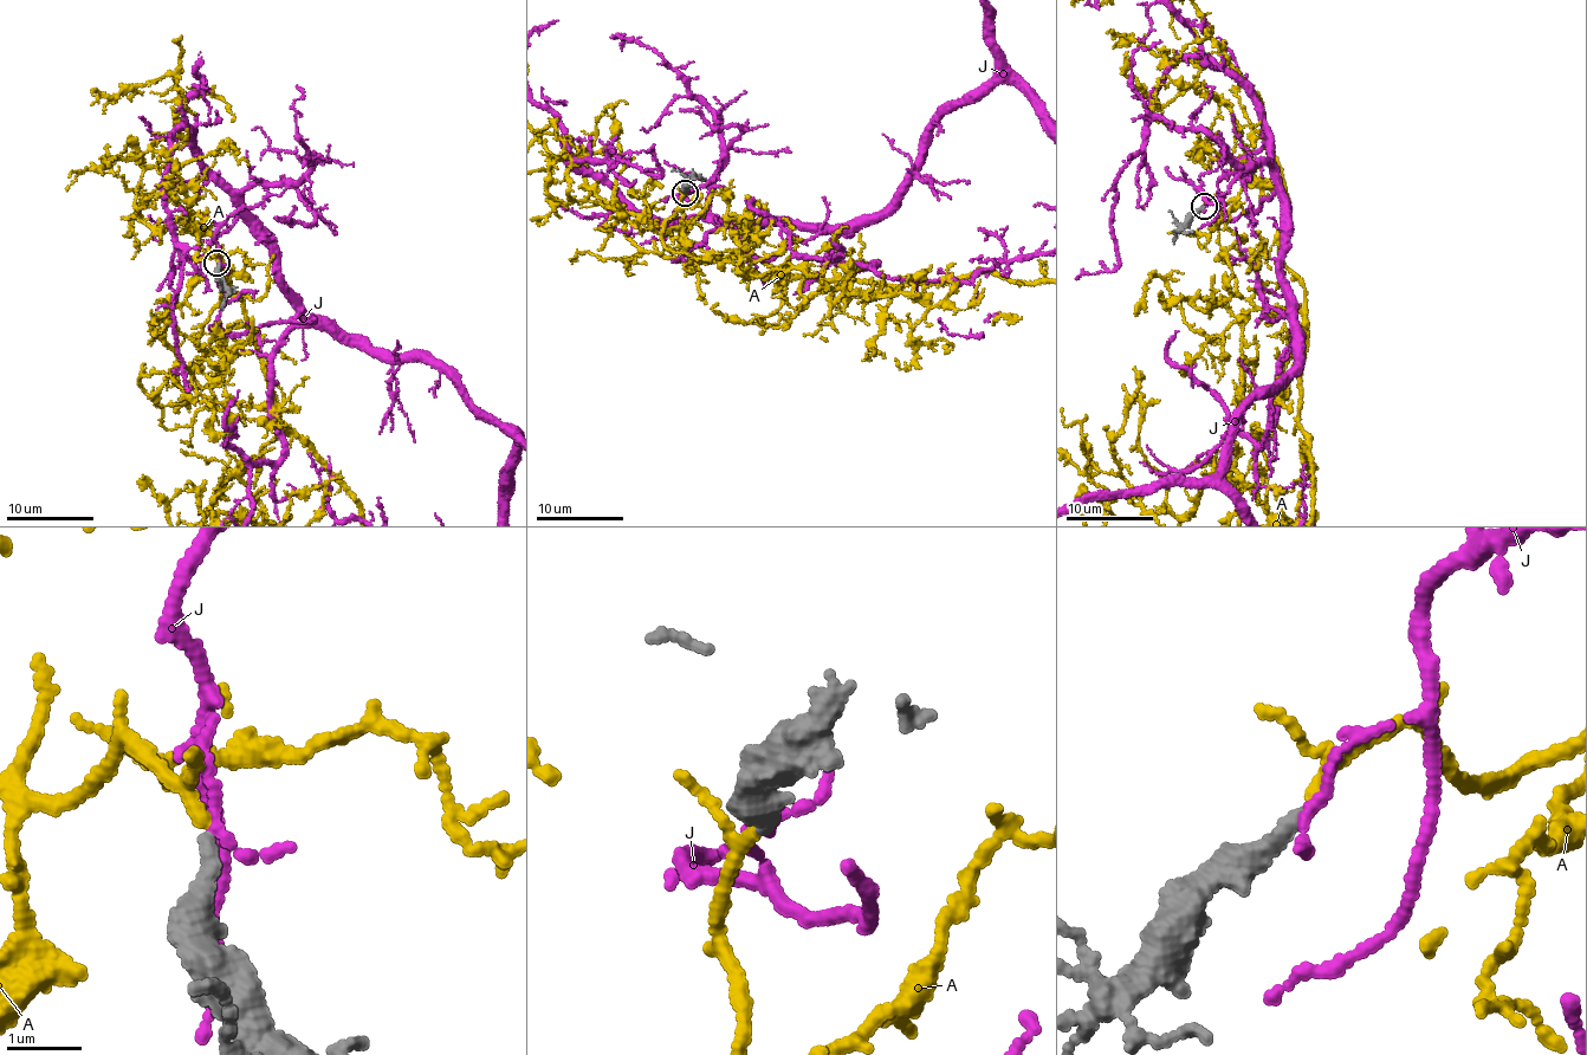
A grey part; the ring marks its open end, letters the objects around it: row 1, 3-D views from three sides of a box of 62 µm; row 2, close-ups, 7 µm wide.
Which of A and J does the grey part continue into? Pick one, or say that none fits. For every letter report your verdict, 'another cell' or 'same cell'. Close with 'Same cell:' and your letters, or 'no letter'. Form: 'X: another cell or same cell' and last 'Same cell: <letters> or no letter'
A: same cell
J: another cell
Same cell: A

